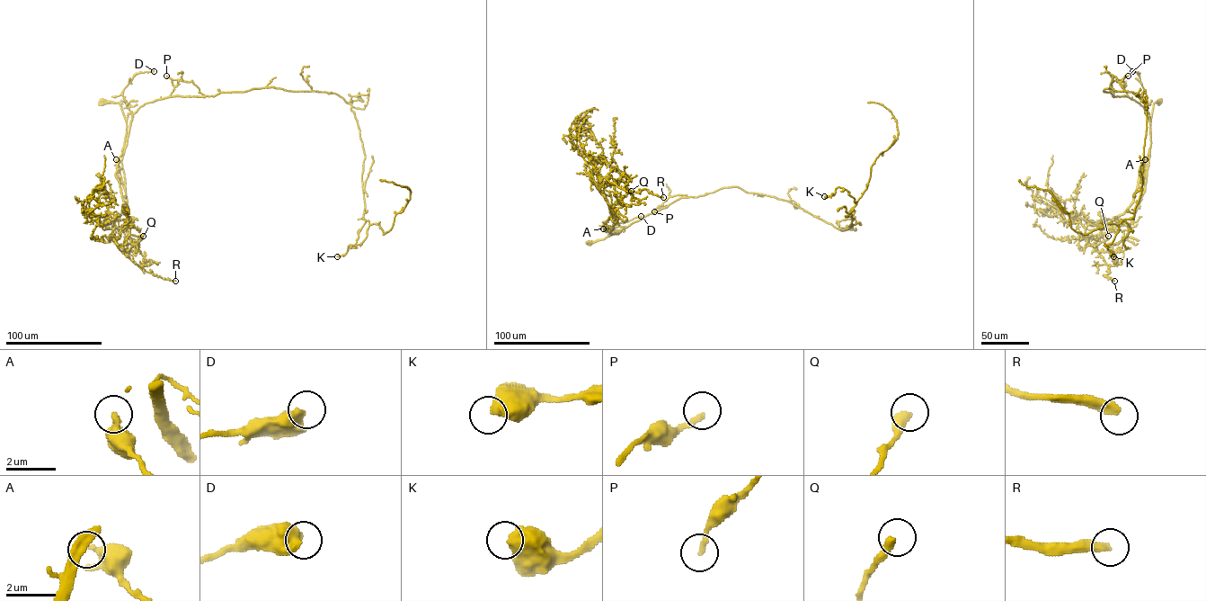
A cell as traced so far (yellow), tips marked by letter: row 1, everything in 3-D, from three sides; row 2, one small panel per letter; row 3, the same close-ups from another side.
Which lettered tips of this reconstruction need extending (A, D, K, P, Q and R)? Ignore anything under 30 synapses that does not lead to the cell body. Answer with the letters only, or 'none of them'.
R

